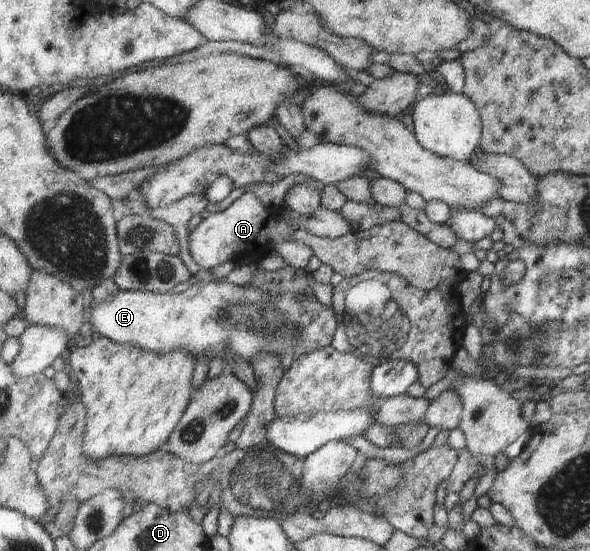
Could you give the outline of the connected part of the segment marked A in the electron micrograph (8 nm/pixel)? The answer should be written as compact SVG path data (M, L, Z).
M253 192L239 196L226 210L203 218L190 233L191 257L203 269L212 270L219 264L233 262L235 259L240 262L243 256L249 256L256 264L271 250L275 250L289 266L305 269L315 255L314 249L293 239L299 227L295 227L295 223L291 225L274 209L272 206L263 206Z

